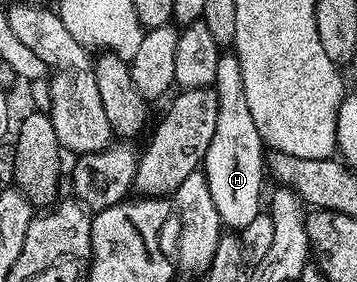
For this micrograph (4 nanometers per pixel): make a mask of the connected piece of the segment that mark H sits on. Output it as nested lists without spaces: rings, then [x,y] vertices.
[[[233,52],[220,53],[217,68],[219,69],[217,126],[213,140],[209,142],[209,148],[204,154],[201,169],[207,177],[213,204],[217,204],[217,212],[224,227],[242,228],[251,223],[253,216],[261,213],[259,201],[262,198],[264,201],[265,198],[265,192],[263,196],[265,145],[258,135],[256,125],[253,124],[252,113],[249,112],[248,101],[245,100],[238,56]]]

